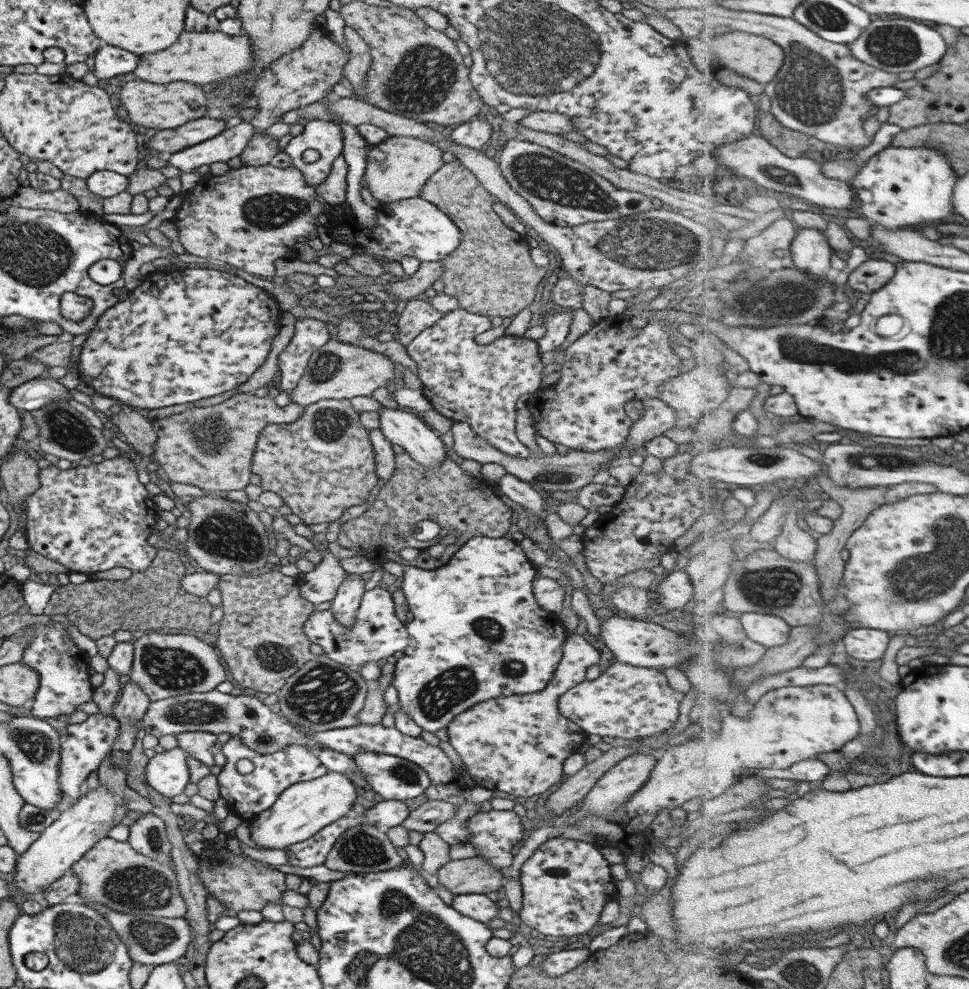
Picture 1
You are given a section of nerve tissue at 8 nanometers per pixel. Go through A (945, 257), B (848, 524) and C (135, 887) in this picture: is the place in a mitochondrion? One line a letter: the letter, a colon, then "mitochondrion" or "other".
A: other
B: other
C: mitochondrion

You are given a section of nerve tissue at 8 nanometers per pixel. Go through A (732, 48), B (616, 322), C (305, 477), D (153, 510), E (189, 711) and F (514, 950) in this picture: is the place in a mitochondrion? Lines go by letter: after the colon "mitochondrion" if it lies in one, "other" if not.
A: other
B: other
C: other
D: other
E: mitochondrion
F: other

